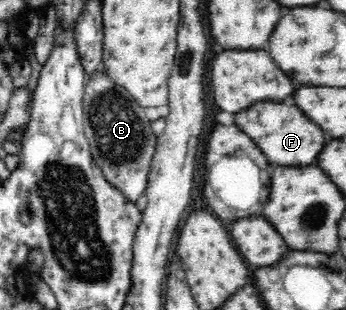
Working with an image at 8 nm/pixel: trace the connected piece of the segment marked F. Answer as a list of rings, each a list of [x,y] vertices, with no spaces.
[[[267,100],[267,102],[255,102],[251,108],[259,112],[259,120],[251,122],[247,118],[247,110],[241,110],[235,114],[235,122],[245,134],[249,134],[255,140],[255,144],[265,152],[265,156],[271,162],[277,162],[283,166],[307,166],[307,164],[313,164],[321,154],[321,150],[325,148],[325,142],[327,142],[325,132],[315,122],[311,122],[299,110],[297,104],[287,106],[283,102]]]

